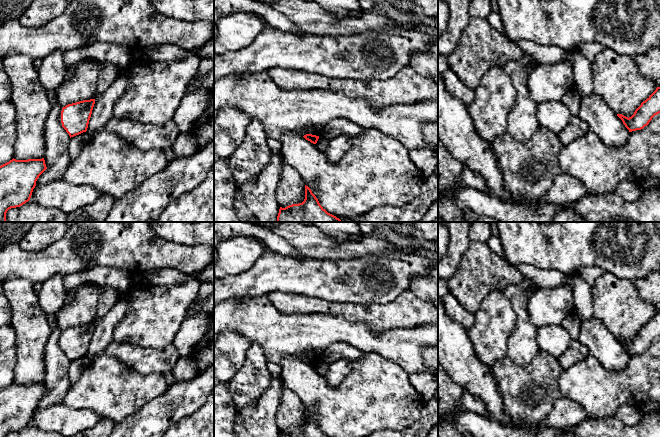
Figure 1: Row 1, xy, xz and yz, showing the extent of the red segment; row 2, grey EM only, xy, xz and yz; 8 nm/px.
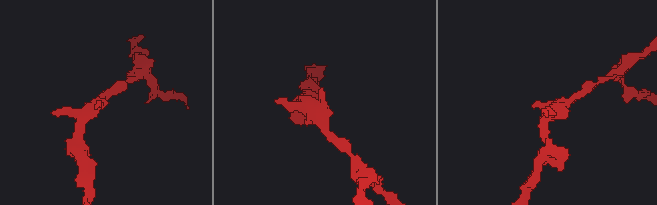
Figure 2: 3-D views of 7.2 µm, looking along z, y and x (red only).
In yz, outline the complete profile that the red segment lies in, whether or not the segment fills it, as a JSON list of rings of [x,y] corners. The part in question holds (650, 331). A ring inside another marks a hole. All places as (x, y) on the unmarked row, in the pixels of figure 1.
[[[660,311],[641,327],[631,341],[622,338],[617,340],[622,344],[629,356],[641,354],[649,348],[652,342],[660,337]]]

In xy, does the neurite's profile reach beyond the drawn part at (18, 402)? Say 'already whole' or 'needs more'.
already whole

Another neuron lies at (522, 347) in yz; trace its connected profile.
[[[525,278],[521,283],[509,285],[503,290],[517,315],[516,326],[507,343],[507,356],[519,366],[527,366],[540,350],[537,342],[538,328],[532,323],[528,312],[529,298],[537,288],[538,286],[533,280]]]

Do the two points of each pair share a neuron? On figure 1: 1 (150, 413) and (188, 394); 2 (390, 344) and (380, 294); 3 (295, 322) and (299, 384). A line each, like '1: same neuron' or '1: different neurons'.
1: same neuron
2: different neurons
3: different neurons

